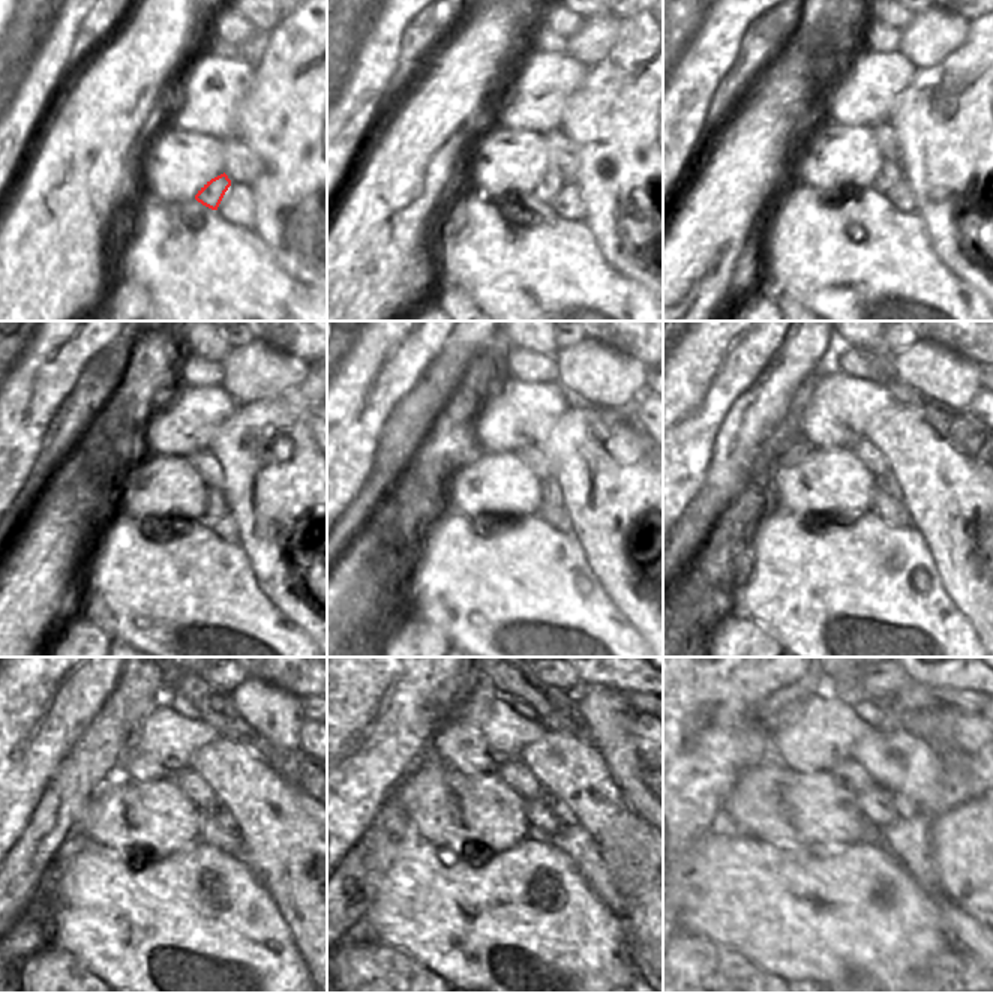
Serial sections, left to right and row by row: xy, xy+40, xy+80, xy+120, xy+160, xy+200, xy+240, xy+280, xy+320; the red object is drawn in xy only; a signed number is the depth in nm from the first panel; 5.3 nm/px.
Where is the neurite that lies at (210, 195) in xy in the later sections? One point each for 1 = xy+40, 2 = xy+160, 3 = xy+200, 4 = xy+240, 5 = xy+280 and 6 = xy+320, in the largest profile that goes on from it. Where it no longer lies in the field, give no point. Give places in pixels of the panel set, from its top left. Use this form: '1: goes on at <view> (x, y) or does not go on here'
1: goes on at xy+40 (552, 182)
2: goes on at xy+160 (551, 492)
3: goes on at xy+200 (888, 485)
4: goes on at xy+240 (224, 818)
5: goes on at xy+280 (566, 816)
6: goes on at xy+320 (905, 807)

